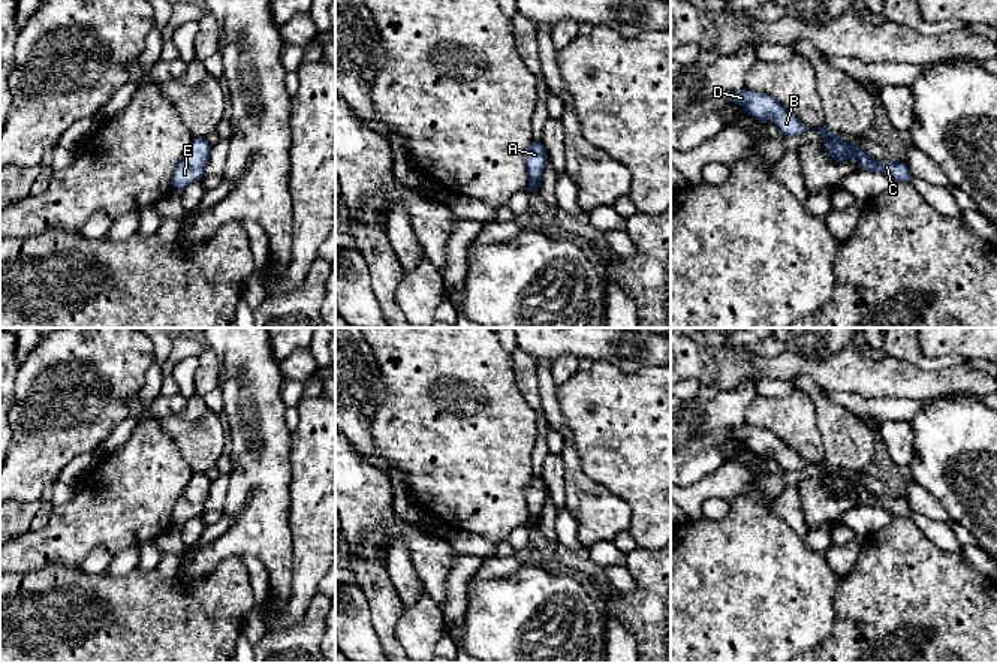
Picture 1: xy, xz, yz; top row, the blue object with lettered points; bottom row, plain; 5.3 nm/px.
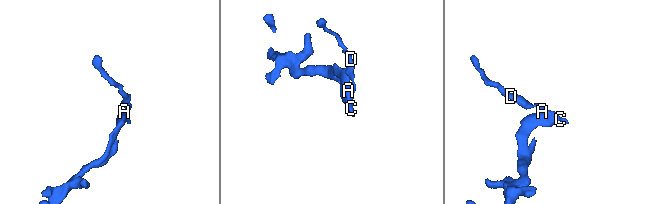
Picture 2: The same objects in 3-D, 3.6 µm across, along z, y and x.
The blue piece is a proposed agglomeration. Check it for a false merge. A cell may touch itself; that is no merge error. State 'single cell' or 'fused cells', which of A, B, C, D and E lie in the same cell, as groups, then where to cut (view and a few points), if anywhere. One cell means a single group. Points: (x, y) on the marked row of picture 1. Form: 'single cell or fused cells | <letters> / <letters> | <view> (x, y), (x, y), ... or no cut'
fused cells | A C E / B D | yz (825, 138), (840, 138), (843, 141)

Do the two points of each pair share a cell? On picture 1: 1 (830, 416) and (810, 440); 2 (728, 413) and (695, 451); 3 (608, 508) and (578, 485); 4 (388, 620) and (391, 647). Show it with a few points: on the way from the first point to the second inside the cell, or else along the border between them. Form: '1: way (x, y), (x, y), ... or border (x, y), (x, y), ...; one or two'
1: border (807, 395), (813, 404), (825, 458); two
2: way (719, 422), (699, 442); one
3: way (601, 508), (586, 493); one
4: way (388, 626), (388, 641); one

